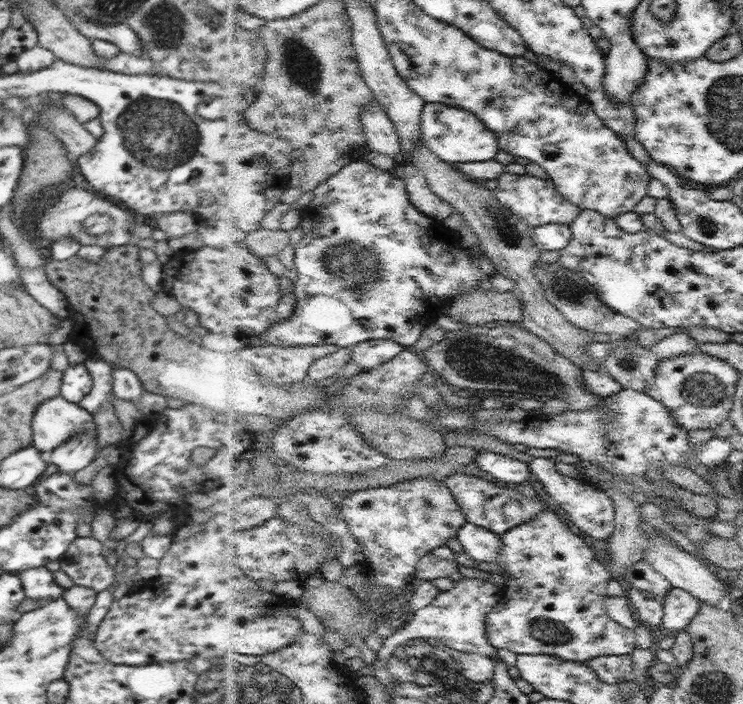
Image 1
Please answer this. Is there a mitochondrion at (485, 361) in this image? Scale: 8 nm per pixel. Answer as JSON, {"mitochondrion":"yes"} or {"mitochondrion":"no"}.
{"mitochondrion":"yes"}

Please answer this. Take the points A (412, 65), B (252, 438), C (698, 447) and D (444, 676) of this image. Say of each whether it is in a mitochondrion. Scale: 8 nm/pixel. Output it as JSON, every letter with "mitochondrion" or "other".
{"A":"other","B":"other","C":"other","D":"mitochondrion"}

